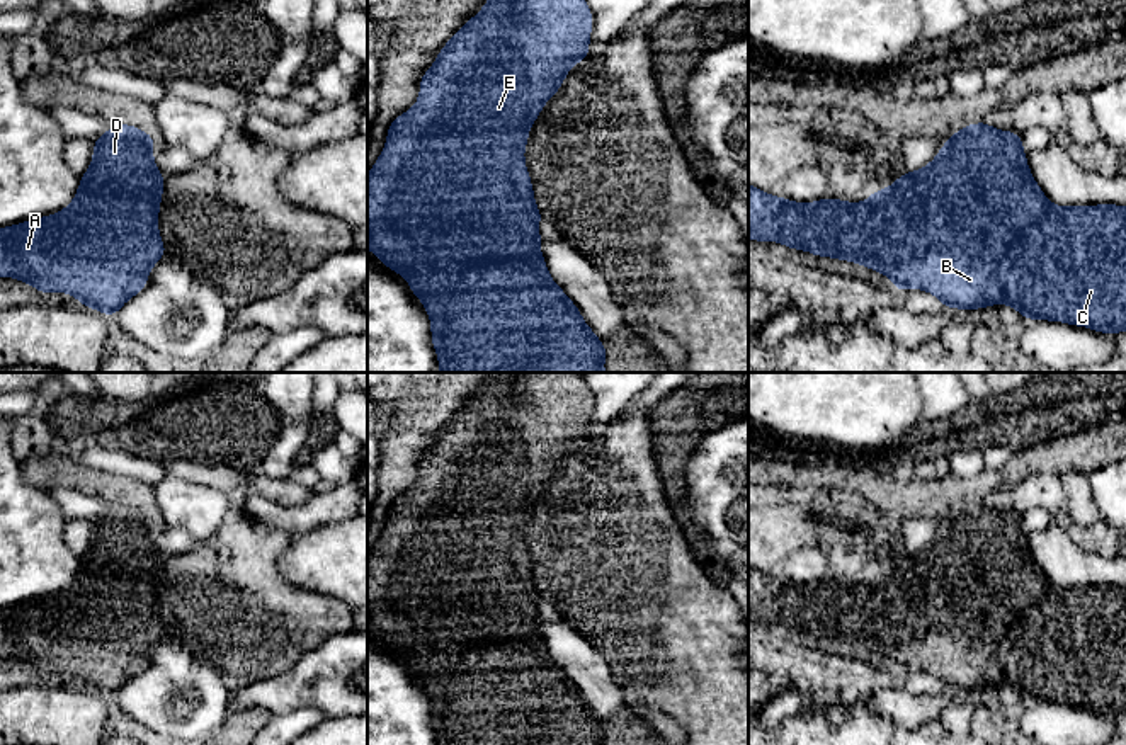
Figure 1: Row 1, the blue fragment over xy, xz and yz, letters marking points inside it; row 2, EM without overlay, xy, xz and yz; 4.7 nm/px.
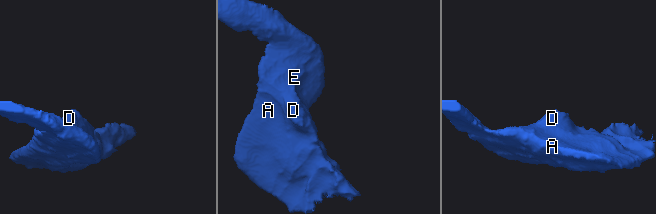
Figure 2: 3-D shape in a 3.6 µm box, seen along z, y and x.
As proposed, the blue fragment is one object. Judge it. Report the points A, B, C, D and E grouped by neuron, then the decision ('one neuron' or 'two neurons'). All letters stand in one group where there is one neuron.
A B C D E | one neuron

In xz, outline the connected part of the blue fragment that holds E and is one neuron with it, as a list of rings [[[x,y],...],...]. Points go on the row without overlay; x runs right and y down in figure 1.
[[[495,372],[481,393],[466,401],[434,446],[422,454],[417,485],[388,505],[384,531],[367,554],[367,629],[391,651],[403,657],[412,674],[422,682],[430,699],[432,728],[439,745],[604,745],[607,730],[583,702],[580,691],[551,660],[541,634],[541,614],[536,609],[543,597],[536,587],[532,563],[526,549],[524,531],[529,509],[544,485],[561,469],[566,454],[590,437],[589,424],[594,398],[580,372]]]

